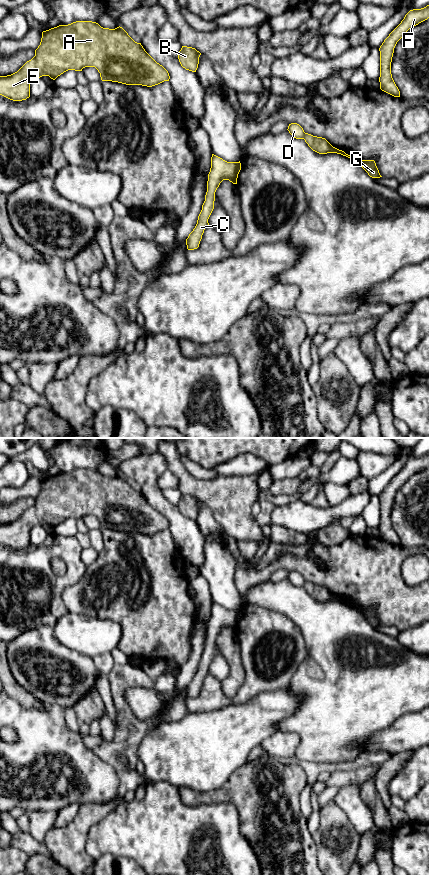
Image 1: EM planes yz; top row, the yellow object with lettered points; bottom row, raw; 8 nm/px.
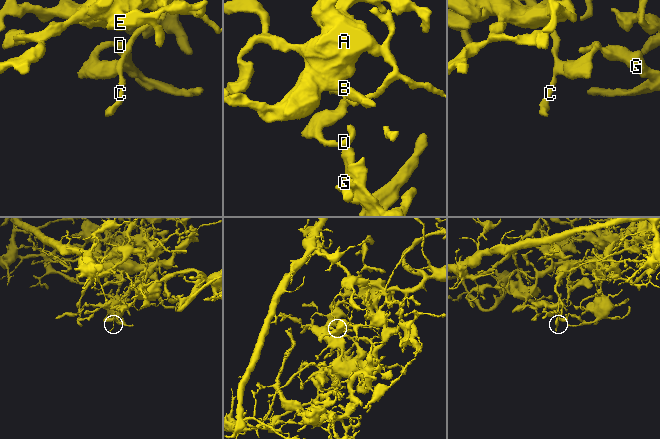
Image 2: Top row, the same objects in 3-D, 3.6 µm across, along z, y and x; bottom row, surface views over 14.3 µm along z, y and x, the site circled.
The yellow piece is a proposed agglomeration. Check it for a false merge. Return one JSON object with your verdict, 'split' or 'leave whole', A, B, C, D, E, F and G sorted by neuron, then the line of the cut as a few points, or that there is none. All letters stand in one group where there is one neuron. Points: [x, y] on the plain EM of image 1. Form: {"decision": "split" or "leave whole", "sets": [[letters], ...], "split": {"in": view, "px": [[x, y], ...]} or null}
{"decision": "split", "sets": [["A", "B", "E", "F", "G"], ["C", "D"]], "split": {"in": "yz", "px": [[305, 581], [302, 586]]}}

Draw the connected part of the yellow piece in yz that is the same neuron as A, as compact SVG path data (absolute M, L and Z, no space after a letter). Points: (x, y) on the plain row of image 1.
M76 469L68 473L59 473L42 480L40 493L35 504L27 509L17 520L0 524L0 543L22 549L30 545L30 530L33 526L49 524L55 528L68 518L82 519L85 515L95 515L102 529L118 530L126 533L152 535L169 529L168 519L157 511L122 476L103 476L92 469Z

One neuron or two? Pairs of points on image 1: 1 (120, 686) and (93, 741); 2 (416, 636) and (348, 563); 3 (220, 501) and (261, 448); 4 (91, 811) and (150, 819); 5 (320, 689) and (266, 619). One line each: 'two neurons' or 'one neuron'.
1: two neurons
2: two neurons
3: two neurons
4: two neurons
5: two neurons

